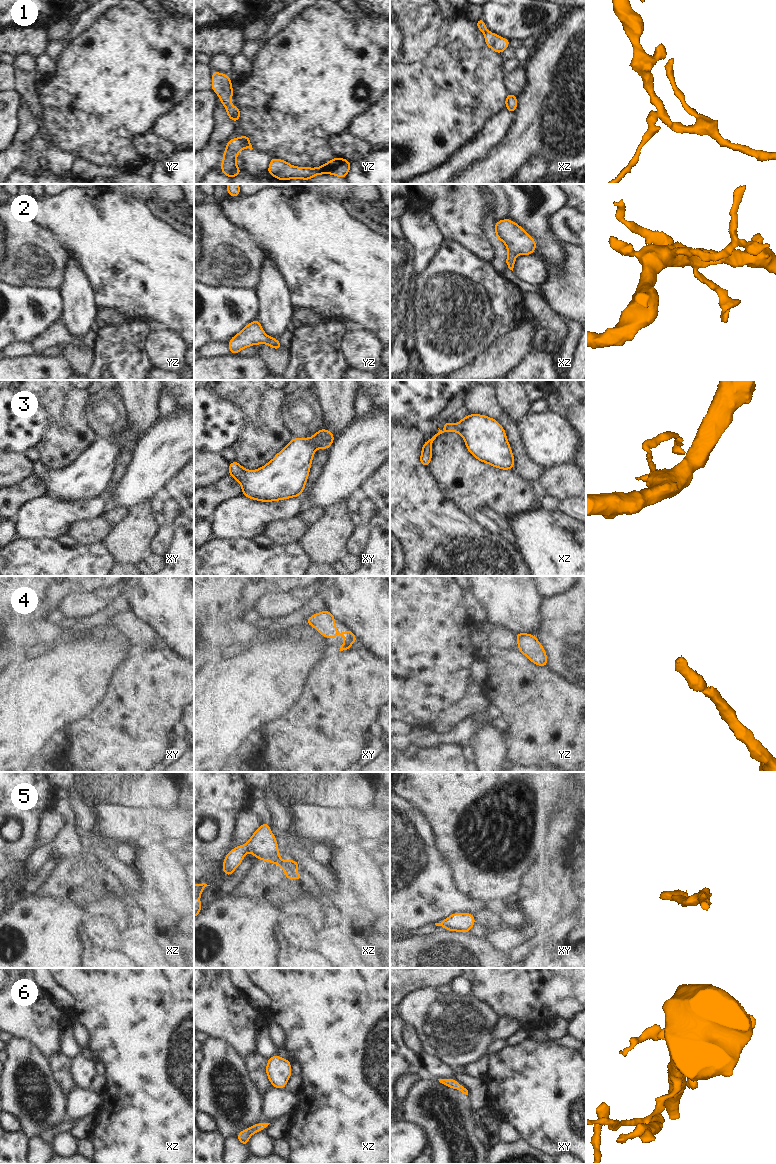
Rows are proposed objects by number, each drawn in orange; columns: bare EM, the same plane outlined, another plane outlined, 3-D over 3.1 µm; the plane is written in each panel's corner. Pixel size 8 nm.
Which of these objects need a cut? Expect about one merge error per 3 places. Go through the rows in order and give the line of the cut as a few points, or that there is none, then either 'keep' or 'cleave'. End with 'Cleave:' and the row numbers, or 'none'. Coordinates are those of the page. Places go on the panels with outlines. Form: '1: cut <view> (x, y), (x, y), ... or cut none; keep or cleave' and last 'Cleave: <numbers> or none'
1: cut none; keep
2: cut none; keep
3: cut none; keep
4: cut none; keep
5: cut none; keep
6: cut none; keep
Cleave: none

